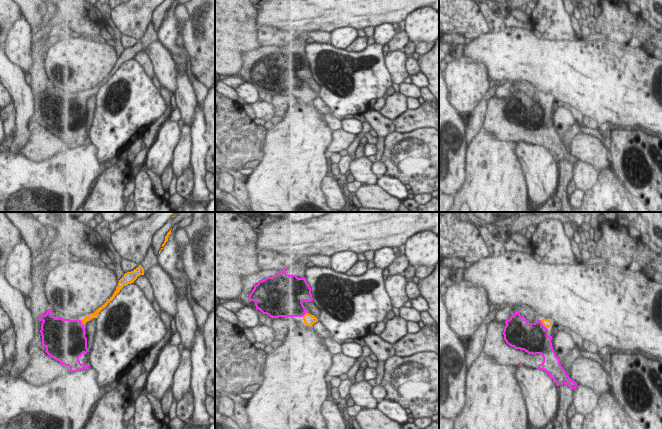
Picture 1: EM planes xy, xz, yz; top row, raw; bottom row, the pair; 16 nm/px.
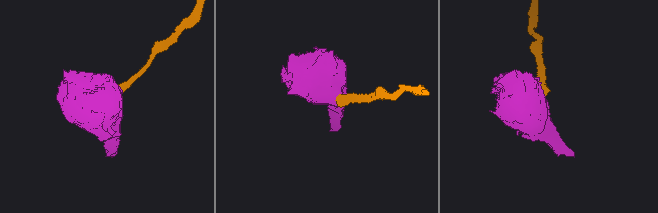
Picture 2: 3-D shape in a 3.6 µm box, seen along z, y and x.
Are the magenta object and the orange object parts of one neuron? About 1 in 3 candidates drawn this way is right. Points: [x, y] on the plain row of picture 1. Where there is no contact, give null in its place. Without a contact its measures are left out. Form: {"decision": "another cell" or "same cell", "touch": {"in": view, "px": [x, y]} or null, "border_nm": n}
{"decision": "same cell", "touch": {"in": "yz", "px": [543, 101]}, "border_nm": 200}

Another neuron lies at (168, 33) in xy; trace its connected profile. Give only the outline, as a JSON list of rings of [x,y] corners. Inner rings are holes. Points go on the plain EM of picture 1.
[[[175,0],[172,3],[171,10],[168,13],[168,17],[162,23],[158,36],[161,42],[171,51],[172,56],[176,64],[178,65],[179,71],[183,72],[187,70],[187,50],[185,47],[179,47],[176,44],[178,37],[177,20],[174,15],[175,7],[179,4],[179,0]]]

